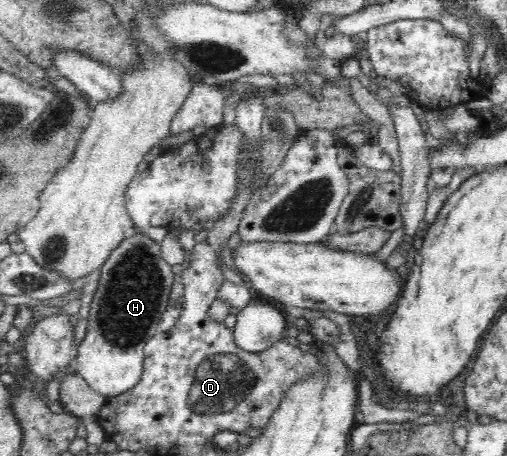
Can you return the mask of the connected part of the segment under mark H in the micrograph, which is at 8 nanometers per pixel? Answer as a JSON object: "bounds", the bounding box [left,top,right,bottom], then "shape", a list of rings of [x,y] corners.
{"bounds":[77,230,175,397],"shape":[[[133,230],[124,233],[121,245],[105,261],[99,269],[100,278],[90,307],[87,332],[77,354],[77,372],[87,384],[104,397],[114,397],[129,392],[139,384],[143,376],[146,342],[160,330],[161,315],[171,294],[175,274],[171,266],[163,259],[160,252],[161,244],[153,242],[147,234],[133,235]]]}

